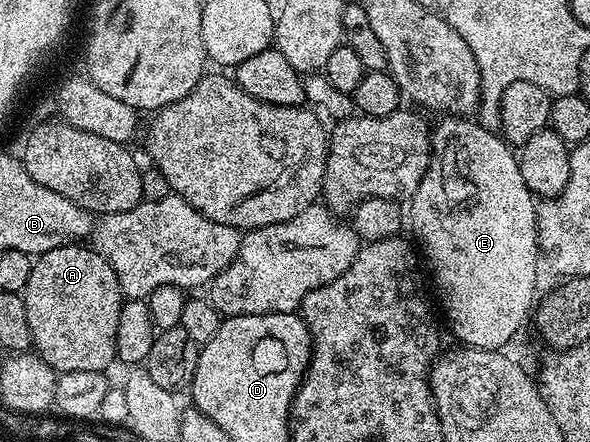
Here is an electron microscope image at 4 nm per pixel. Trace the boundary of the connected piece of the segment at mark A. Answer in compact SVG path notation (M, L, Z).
M72 245L69 247L58 247L57 249L49 249L44 255L38 256L32 262L31 272L29 273L29 281L23 287L21 292L25 301L25 314L29 316L29 333L33 333L33 351L39 358L44 359L56 373L64 371L101 371L106 372L110 363L116 362L115 346L117 345L117 317L121 317L121 309L125 302L123 290L119 287L119 278L117 273L113 273L113 269L109 265L109 261L105 261L105 257L101 257L94 249L87 245Z

